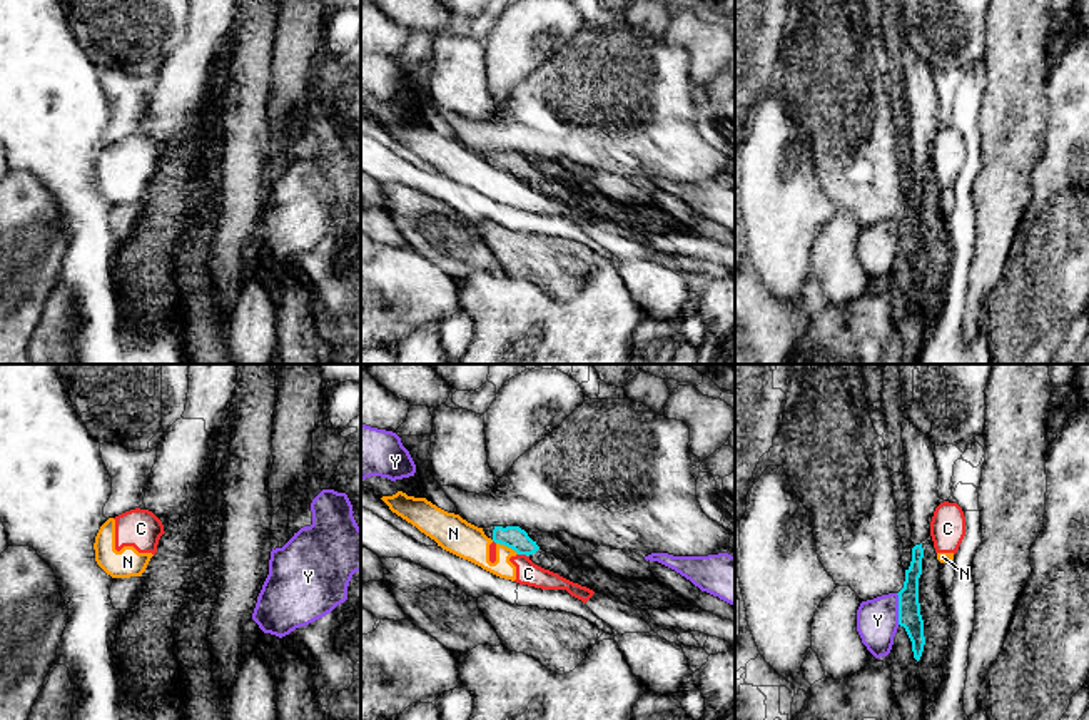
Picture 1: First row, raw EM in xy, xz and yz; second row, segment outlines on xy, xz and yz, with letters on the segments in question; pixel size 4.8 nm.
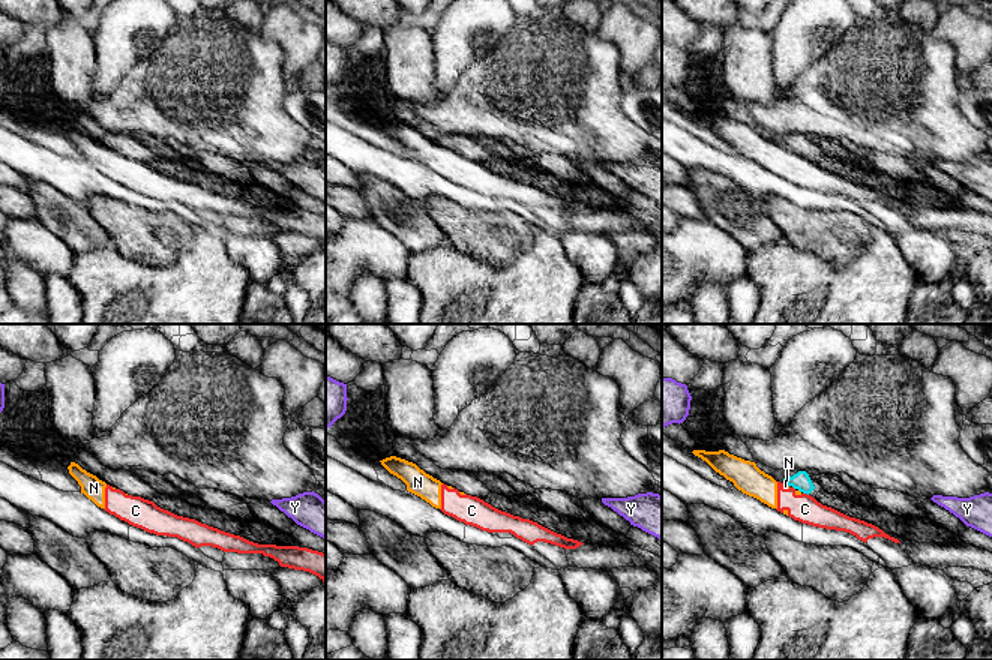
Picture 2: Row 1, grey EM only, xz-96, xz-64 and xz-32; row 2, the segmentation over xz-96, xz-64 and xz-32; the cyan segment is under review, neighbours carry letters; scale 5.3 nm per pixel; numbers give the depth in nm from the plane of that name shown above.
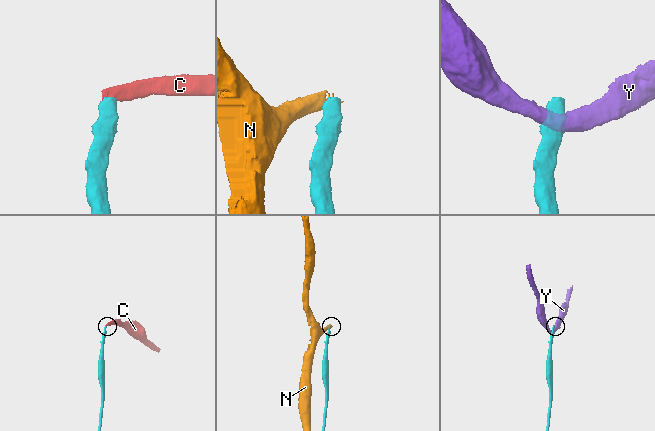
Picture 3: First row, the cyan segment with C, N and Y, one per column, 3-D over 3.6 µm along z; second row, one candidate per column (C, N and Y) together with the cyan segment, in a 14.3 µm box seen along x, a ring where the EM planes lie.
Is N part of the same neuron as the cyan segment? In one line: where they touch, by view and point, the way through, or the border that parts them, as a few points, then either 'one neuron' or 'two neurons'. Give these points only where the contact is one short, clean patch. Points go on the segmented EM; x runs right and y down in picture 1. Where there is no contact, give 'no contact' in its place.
meets cyan in xz at (508, 547); border along xz (496, 542), (518, 553); two neurons

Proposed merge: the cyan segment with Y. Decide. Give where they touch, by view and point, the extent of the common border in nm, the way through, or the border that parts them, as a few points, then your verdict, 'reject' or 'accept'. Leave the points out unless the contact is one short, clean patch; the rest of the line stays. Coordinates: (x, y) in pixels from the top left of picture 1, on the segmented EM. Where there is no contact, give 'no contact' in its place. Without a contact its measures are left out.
meets cyan in yz at (899, 608); contact 150 nm long; border along yz (896, 593), (899, 623); reject

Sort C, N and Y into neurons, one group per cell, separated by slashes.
C N / Y

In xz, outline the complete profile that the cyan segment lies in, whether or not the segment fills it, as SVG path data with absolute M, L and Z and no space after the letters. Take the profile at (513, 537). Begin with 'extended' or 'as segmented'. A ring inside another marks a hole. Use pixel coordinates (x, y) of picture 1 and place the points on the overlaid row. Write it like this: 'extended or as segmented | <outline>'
extended | M489 526L483 528L484 535L494 543L504 545L514 550L518 555L533 555L539 550L533 533L521 530L519 526Z

